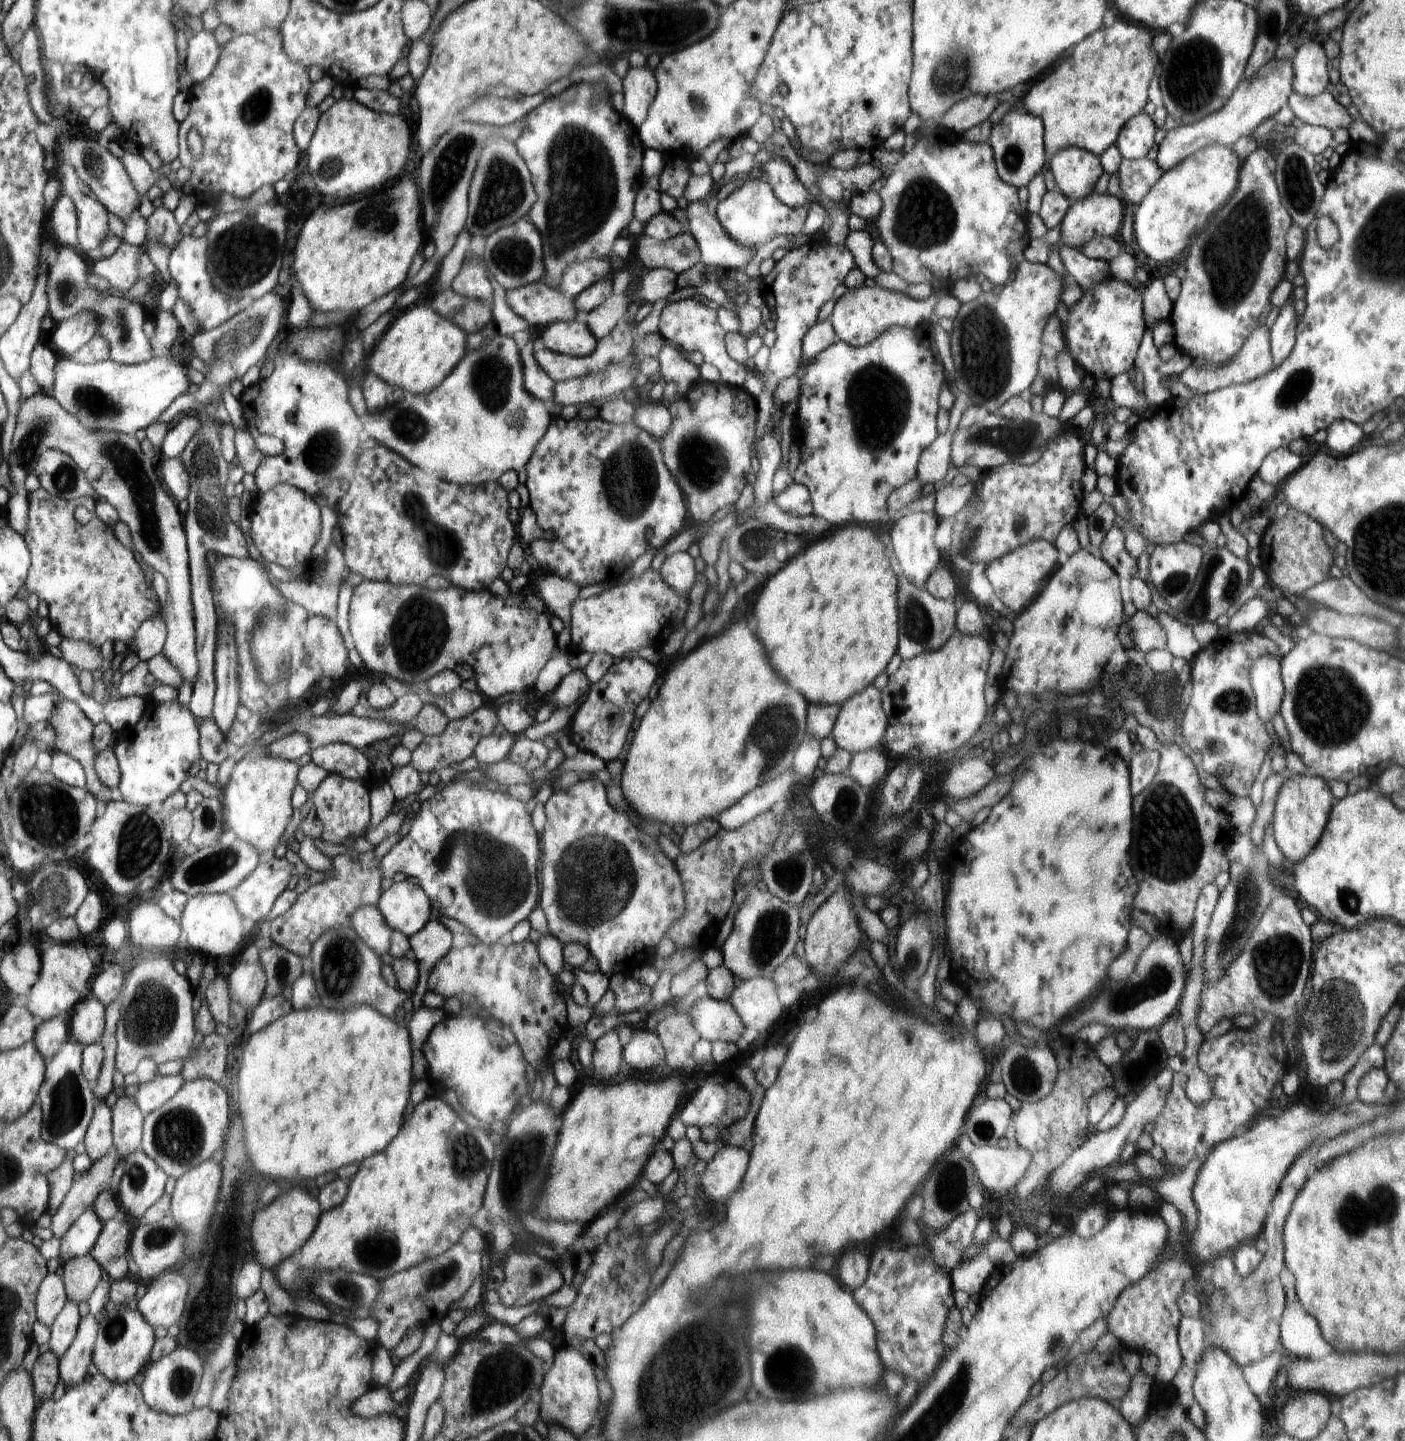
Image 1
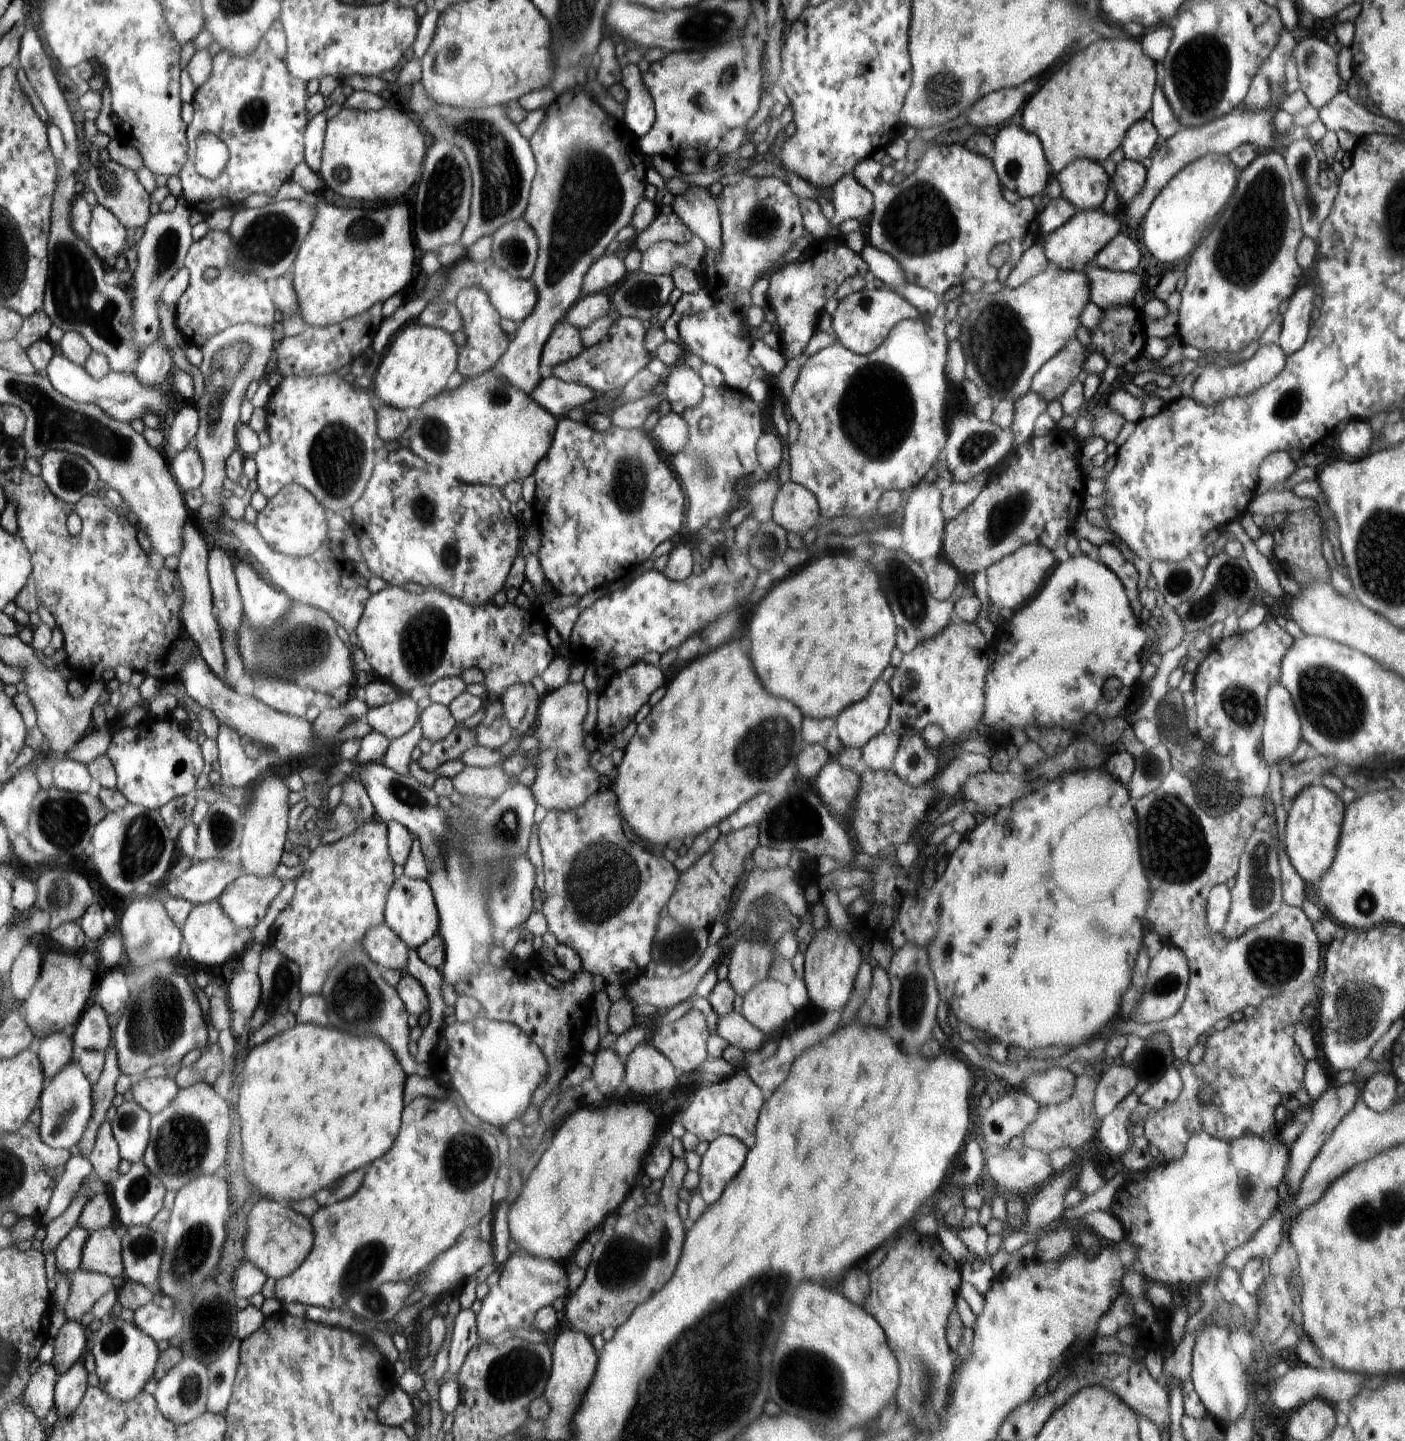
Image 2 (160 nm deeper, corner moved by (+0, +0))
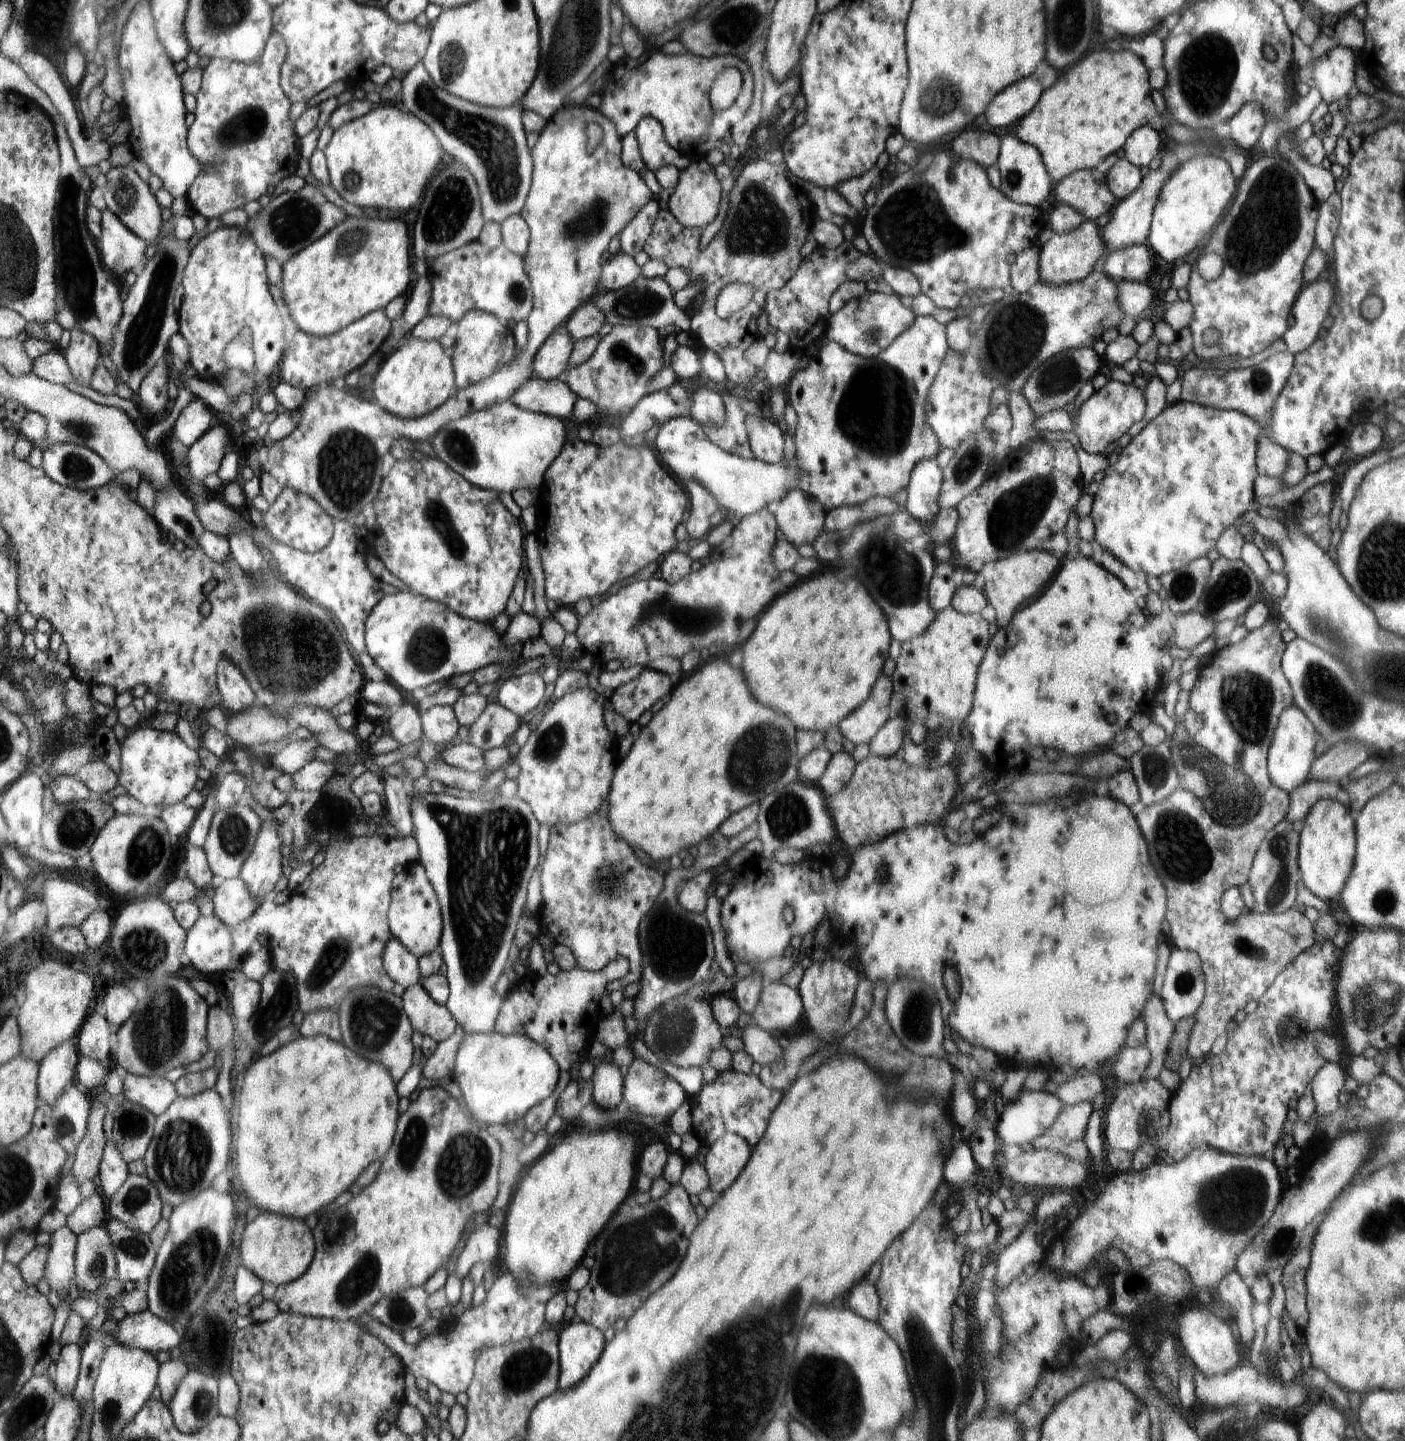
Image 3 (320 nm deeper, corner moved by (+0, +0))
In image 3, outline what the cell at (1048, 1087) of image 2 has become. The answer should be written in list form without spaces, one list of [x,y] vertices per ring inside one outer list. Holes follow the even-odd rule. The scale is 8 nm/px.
[[[1079,1071],[1075,1078],[1058,1085],[1055,1095],[1067,1105],[1079,1102],[1093,1102],[1094,1098],[1104,1092],[1105,1086],[1097,1072]]]

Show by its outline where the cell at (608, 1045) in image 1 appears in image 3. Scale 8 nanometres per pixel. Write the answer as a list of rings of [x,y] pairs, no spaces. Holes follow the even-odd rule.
[[[602,1062],[595,1066],[592,1080],[592,1098],[594,1104],[610,1111],[623,1103],[622,1070],[613,1062]]]

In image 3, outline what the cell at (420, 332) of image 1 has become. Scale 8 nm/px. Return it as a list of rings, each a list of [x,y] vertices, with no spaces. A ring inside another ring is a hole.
[[[412,336],[406,337],[403,343],[388,356],[382,358],[373,377],[372,396],[376,404],[394,416],[403,419],[419,419],[436,411],[451,398],[455,390],[454,362],[451,360],[439,341],[420,340]]]

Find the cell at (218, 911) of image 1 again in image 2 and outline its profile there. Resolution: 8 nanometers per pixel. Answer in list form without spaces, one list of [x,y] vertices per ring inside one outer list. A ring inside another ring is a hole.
[[[220,901],[203,905],[195,905],[186,926],[183,928],[185,940],[189,945],[189,956],[205,966],[219,967],[228,962],[234,950],[234,934],[236,928],[231,917],[223,911]]]

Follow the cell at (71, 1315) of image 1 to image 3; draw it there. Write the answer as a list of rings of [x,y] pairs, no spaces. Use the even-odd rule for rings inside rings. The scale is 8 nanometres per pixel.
[[[78,1343],[66,1345],[63,1348],[55,1378],[59,1396],[72,1397],[76,1387],[79,1386],[81,1368],[83,1367],[83,1349]]]

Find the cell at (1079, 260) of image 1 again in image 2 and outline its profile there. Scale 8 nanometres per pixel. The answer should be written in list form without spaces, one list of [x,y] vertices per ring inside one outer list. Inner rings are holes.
[[[1084,267],[1090,281],[1090,301],[1102,311],[1111,307],[1134,306],[1134,298],[1142,288],[1140,275],[1134,272],[1116,272],[1103,268]]]

